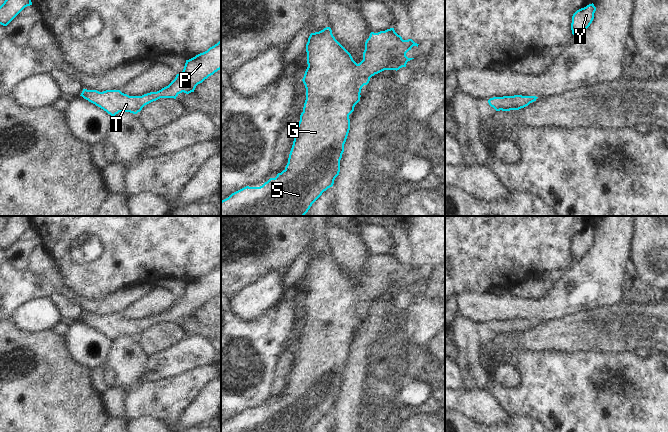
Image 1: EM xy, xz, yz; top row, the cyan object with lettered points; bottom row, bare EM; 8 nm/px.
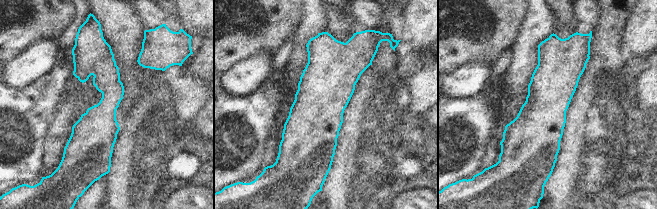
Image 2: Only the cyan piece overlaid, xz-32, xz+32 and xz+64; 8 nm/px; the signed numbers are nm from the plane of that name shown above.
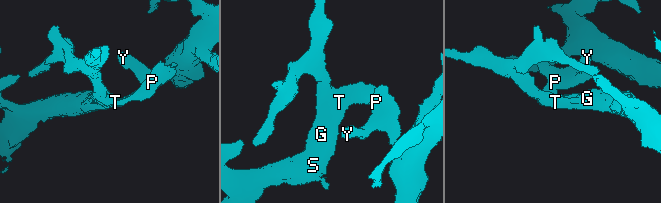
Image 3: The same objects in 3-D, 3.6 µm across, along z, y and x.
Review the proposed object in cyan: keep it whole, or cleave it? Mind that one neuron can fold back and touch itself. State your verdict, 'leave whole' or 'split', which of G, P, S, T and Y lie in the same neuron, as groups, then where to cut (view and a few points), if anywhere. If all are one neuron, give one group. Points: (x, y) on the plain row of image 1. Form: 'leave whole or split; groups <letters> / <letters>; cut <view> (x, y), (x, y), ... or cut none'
leave whole; groups G P S T Y; cut none

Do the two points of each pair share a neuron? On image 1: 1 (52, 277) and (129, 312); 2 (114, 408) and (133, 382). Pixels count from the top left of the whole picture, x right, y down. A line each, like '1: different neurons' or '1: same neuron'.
1: different neurons
2: different neurons

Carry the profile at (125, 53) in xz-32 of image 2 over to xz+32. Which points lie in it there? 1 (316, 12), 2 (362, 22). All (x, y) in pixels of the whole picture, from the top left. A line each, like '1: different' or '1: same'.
1: different
2: different

